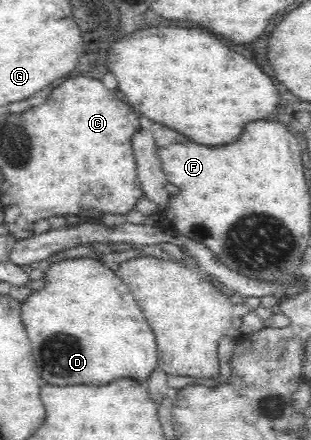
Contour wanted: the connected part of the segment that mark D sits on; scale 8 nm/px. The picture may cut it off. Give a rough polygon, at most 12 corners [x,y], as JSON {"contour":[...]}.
{"contour":[[77,257],[21,303],[42,381],[144,384],[150,324],[115,271]]}

